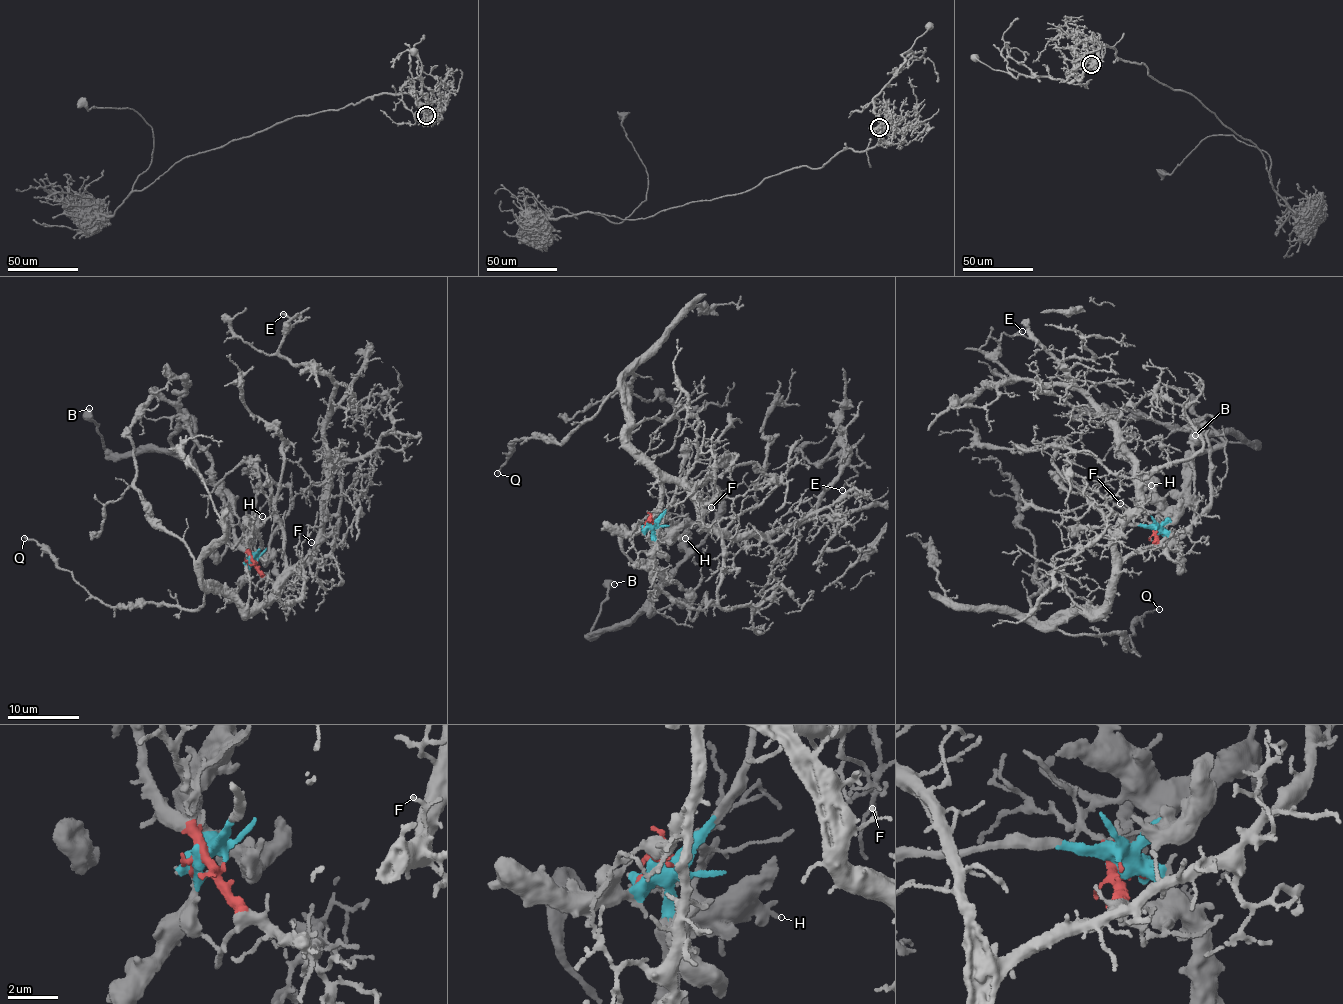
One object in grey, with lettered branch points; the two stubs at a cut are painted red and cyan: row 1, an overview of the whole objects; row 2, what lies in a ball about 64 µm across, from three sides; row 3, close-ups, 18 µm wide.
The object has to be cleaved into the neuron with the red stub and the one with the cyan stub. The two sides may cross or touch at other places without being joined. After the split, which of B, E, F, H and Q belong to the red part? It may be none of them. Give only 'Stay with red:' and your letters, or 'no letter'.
Stay with red: E, F, Q

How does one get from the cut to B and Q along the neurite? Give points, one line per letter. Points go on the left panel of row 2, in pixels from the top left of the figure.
B: (257, 561), (245, 546), (230, 541), (229, 495), (173, 455), (150, 450), (118, 458), (106, 449), (89, 408)
Q: (257, 561), (256, 568), (279, 583), (246, 610), (214, 588), (195, 610), (145, 603), (113, 609), (23, 538)

